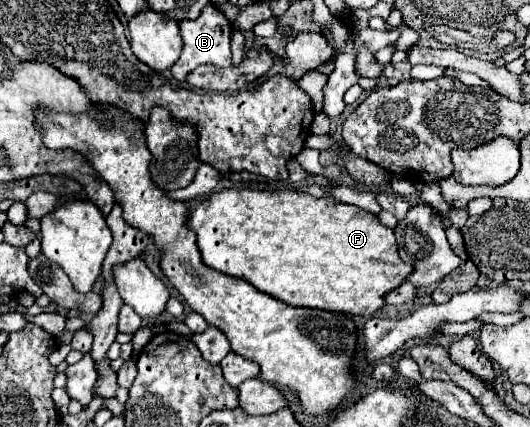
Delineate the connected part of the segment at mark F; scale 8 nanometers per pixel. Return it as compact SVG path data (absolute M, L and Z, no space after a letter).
M227 188L221 192L215 192L211 200L201 202L189 218L189 228L195 230L197 234L197 244L199 250L203 254L203 262L213 268L219 270L223 274L241 278L245 282L249 282L251 286L255 286L259 292L273 296L275 300L281 300L289 306L299 306L299 308L317 308L317 310L329 310L329 312L343 312L347 316L373 316L377 310L381 310L385 306L385 294L393 292L397 286L401 286L401 282L411 274L411 264L403 262L397 256L397 242L393 236L393 230L383 226L379 222L379 218L375 214L369 214L357 206L349 206L349 204L339 204L333 196L325 196L325 198L313 198L309 194L303 192L295 192L295 190L277 190L277 192L267 192L267 190L251 190L251 188Z

